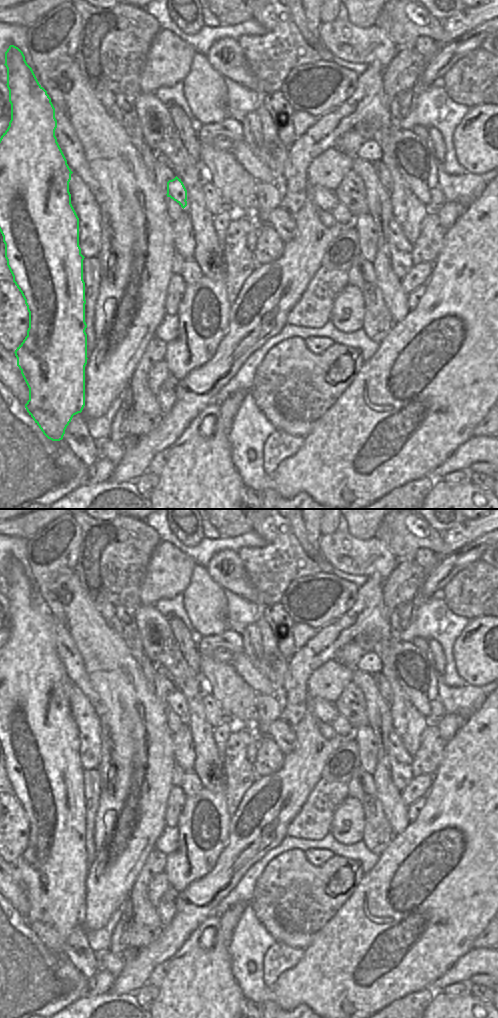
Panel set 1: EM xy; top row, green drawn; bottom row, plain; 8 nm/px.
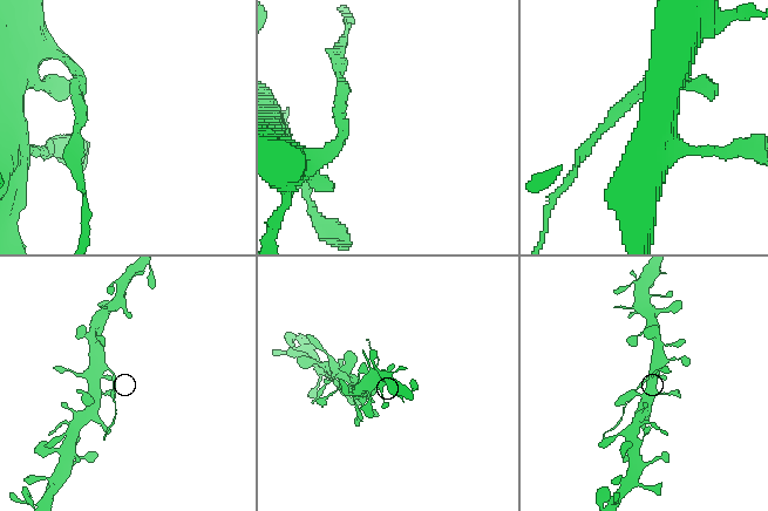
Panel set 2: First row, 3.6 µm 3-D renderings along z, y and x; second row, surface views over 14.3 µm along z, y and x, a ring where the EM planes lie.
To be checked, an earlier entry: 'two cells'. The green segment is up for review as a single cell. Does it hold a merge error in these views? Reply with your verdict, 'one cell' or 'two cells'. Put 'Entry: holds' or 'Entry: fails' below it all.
two cells
Entry: holds

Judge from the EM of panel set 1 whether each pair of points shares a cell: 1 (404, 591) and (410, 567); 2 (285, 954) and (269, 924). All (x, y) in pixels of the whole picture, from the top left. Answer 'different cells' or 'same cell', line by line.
1: different cells
2: different cells

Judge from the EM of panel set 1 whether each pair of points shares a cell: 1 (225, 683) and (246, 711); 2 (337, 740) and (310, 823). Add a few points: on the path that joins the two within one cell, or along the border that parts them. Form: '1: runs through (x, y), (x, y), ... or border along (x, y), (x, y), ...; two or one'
1: runs through (229, 690), (240, 704); one
2: border along (321, 777), (308, 797); two

